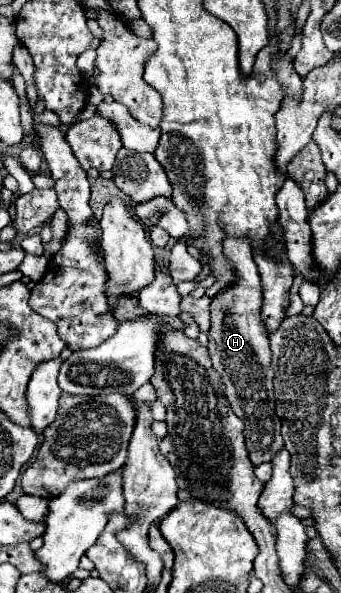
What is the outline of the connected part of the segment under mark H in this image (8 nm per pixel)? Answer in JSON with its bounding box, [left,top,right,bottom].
[208,238,284,466]

